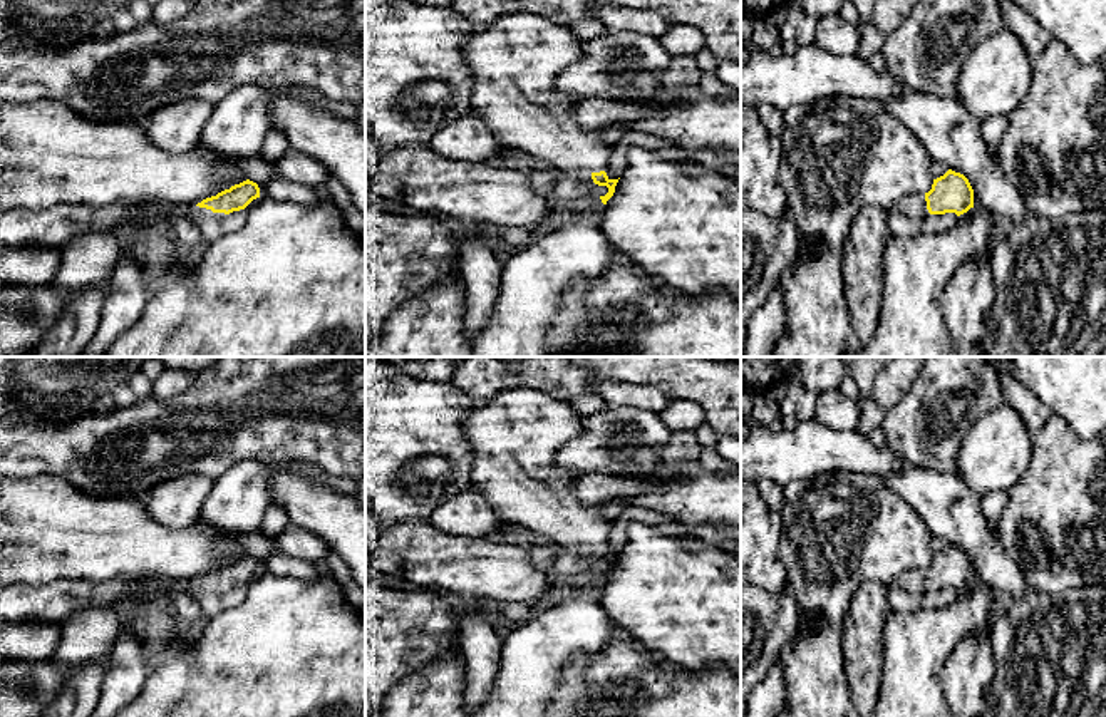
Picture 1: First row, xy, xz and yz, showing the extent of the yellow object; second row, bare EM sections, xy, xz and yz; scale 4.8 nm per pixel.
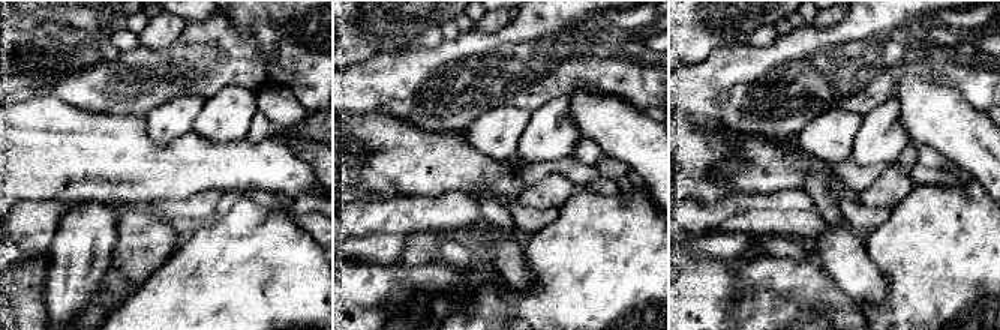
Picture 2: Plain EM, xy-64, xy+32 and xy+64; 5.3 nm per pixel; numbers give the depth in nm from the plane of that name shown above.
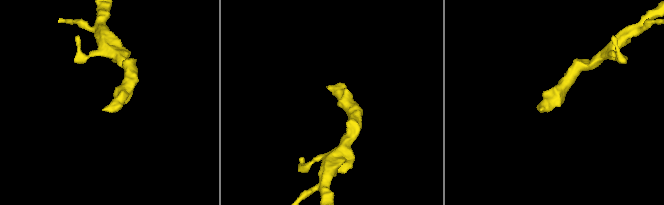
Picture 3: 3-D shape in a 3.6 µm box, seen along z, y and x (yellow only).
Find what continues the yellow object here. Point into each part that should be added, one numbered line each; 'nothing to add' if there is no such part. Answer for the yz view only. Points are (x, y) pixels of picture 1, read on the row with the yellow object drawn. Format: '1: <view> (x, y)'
1: yz (915, 206)

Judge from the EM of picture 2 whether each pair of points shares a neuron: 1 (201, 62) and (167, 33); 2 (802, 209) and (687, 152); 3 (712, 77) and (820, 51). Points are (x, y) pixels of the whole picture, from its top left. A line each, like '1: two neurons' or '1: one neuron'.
1: two neurons
2: one neuron
3: one neuron

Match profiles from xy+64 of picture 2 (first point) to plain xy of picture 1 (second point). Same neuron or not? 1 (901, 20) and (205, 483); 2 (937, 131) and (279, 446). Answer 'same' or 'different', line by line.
1: different
2: different

